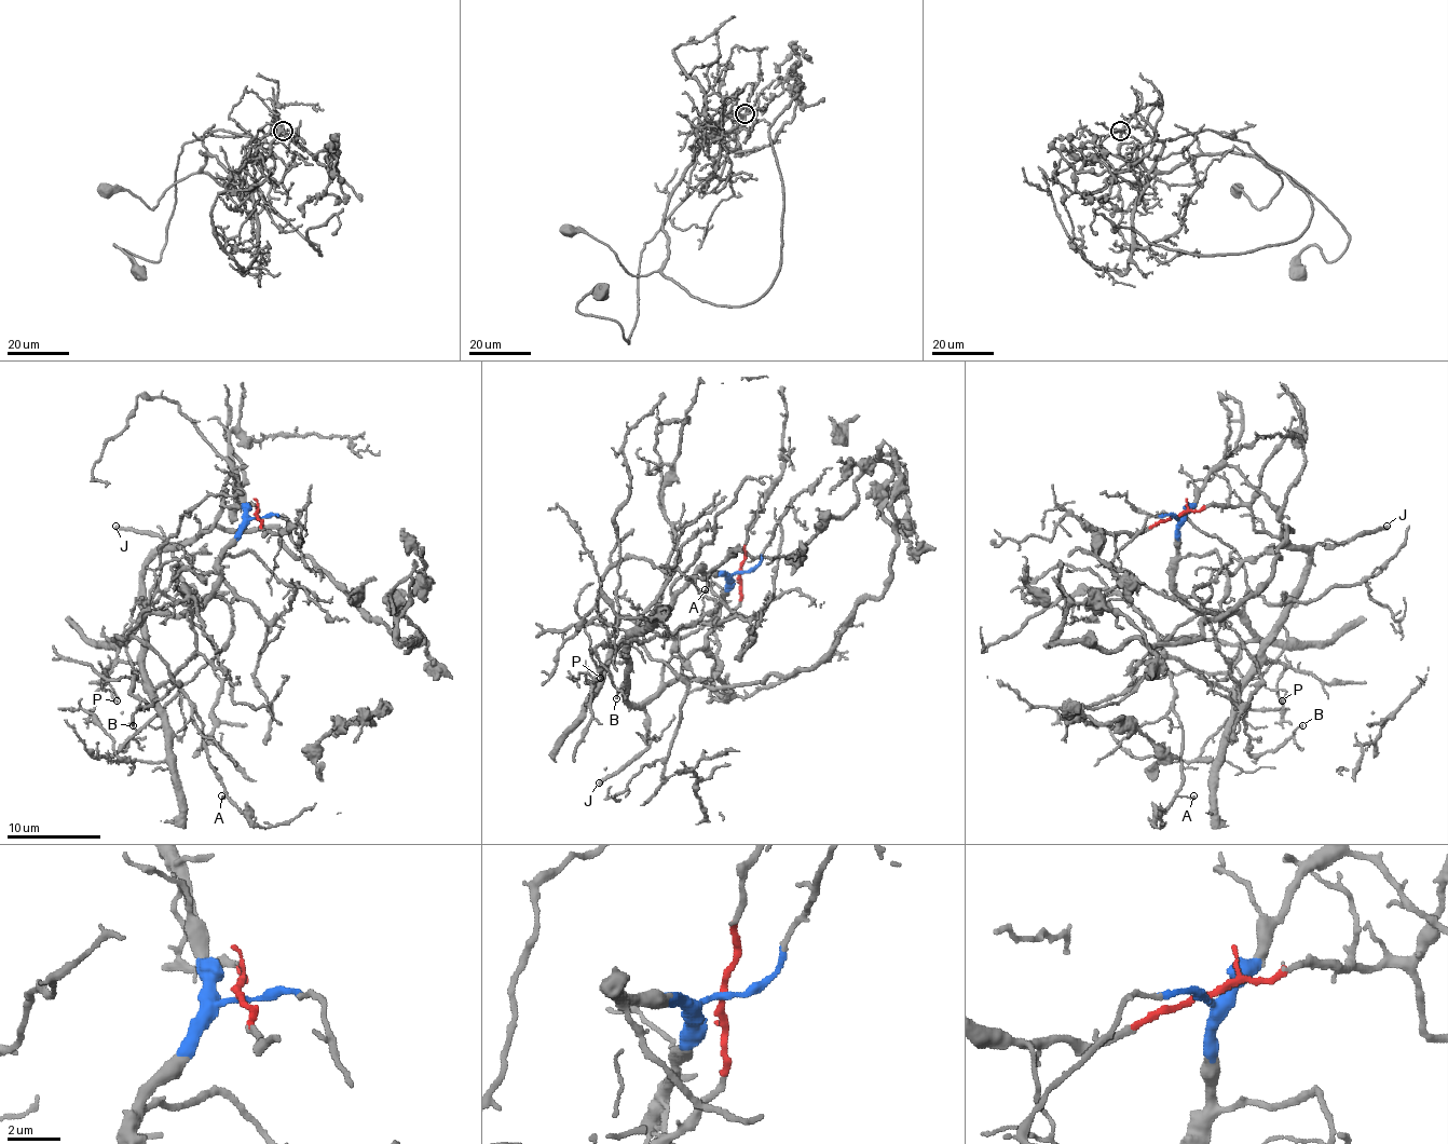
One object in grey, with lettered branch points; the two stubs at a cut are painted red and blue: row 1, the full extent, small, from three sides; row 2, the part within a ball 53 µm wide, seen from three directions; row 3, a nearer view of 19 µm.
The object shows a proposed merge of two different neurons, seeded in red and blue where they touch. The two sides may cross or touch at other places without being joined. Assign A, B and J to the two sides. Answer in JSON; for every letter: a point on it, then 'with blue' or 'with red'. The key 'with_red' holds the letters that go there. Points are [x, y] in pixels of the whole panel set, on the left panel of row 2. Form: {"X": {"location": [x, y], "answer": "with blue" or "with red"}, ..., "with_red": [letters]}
{"A": {"location": [221, 795], "answer": "with blue"}, "B": {"location": [133, 725], "answer": "with blue"}, "J": {"location": [115, 526], "answer": "with red"}, "with_red": ["J"]}

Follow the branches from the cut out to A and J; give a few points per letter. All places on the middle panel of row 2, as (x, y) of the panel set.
A: (739, 572), (699, 569), (665, 616), (611, 647), (599, 581), (617, 564), (709, 574), (705, 590)
J: (739, 572), (737, 607), (695, 652), (683, 670), (645, 706), (647, 740), (643, 750), (599, 784)

